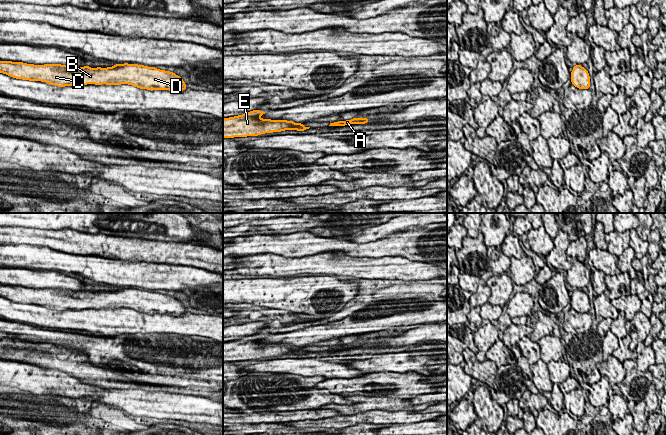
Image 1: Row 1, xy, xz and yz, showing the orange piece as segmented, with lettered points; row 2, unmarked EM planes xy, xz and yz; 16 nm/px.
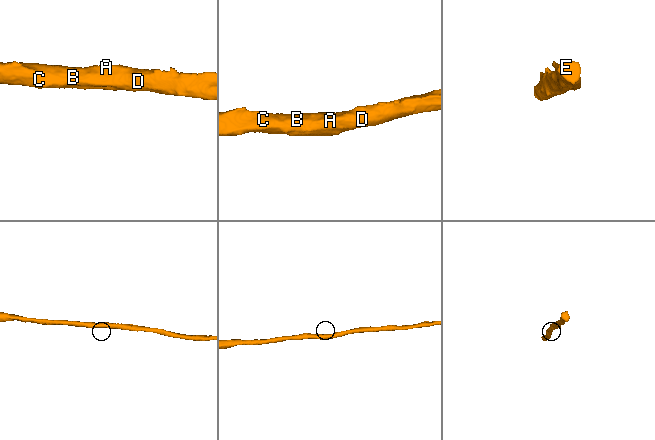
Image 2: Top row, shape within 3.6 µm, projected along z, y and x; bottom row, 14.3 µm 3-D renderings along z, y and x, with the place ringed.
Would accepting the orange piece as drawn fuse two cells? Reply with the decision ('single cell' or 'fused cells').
single cell

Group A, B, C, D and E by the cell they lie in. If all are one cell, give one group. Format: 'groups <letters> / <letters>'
groups A B C D E

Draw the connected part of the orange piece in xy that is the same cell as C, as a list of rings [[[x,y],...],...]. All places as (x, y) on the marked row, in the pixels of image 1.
[[[1,61],[0,73],[29,81],[41,81],[58,87],[128,84],[140,89],[186,90],[186,83],[173,72],[138,64],[115,64],[107,68],[71,67],[61,64],[34,65],[23,62]]]

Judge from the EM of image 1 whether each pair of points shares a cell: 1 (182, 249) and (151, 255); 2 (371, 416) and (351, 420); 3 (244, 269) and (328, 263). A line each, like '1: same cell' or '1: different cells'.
1: same cell
2: same cell
3: same cell

